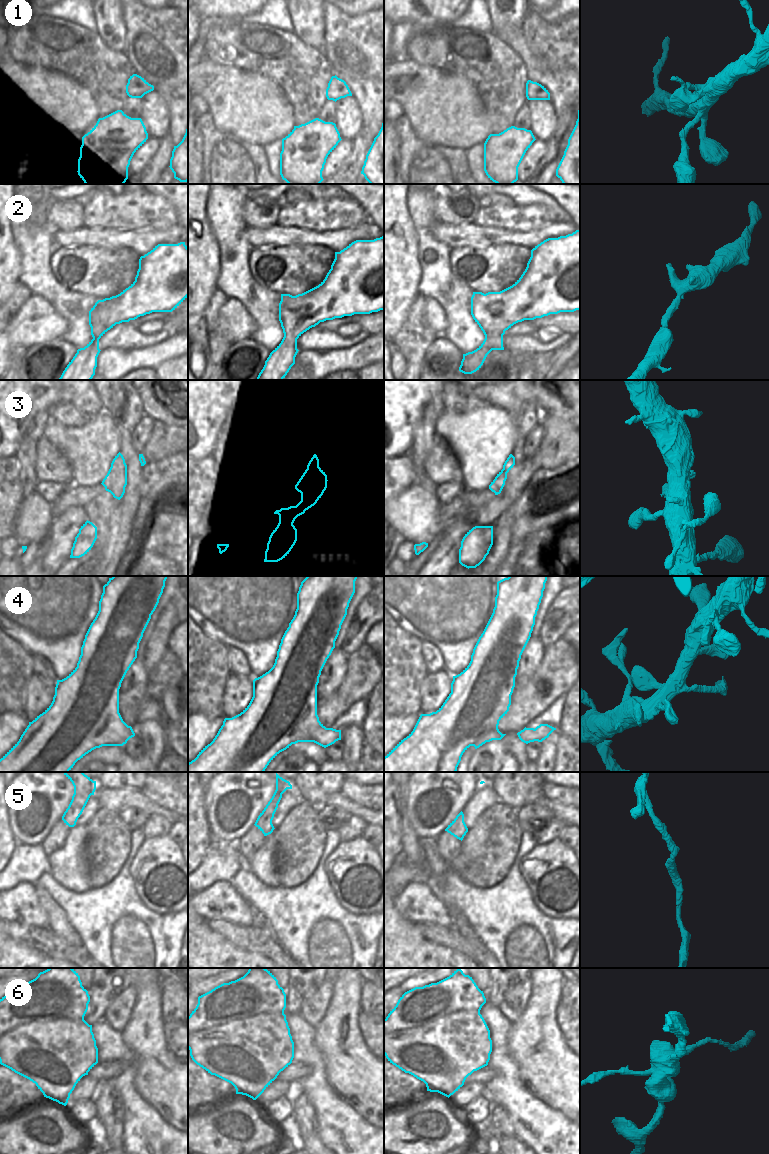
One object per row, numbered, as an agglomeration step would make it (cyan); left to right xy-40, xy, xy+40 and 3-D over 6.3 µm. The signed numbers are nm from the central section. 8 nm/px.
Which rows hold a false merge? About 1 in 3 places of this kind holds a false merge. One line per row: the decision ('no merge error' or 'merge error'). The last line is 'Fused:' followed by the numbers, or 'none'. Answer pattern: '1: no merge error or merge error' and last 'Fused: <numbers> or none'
1: no merge error
2: no merge error
3: no merge error
4: merge error
5: no merge error
6: merge error
Fused: 4, 6

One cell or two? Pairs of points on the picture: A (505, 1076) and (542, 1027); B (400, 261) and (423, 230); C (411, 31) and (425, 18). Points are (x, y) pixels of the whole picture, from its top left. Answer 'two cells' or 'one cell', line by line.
A: two cells
B: two cells
C: two cells

